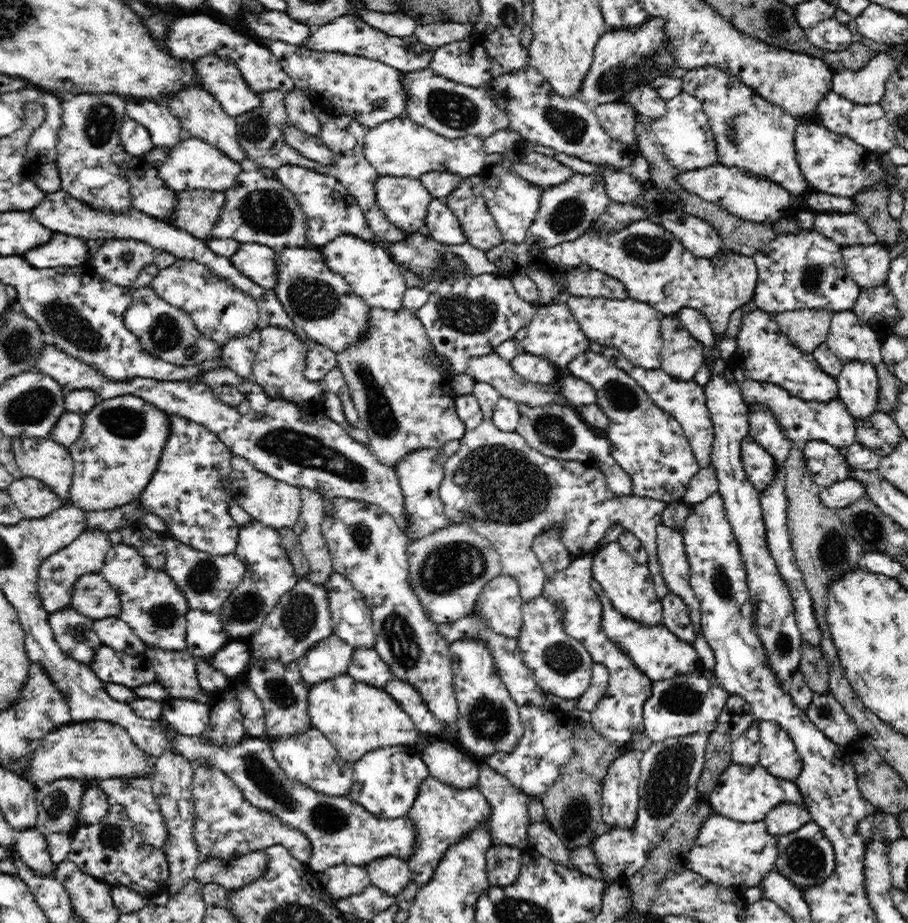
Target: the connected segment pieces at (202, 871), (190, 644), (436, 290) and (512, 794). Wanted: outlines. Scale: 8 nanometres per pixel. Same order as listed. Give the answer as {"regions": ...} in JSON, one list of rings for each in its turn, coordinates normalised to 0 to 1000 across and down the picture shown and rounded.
{"regions":[[[[290,921],[274,923],[250,933],[232,927],[216,939],[214,952],[225,959],[236,957],[252,964],[262,963],[287,952],[295,935],[294,925]]],[[[208,660],[205,664],[205,705],[213,712],[233,711],[252,691],[240,664]]],[[[545,297],[491,300],[474,314],[471,328],[454,338],[467,352],[479,384],[488,388],[496,407],[511,405],[520,386],[542,384],[550,373],[566,367],[573,355],[586,349],[591,336],[570,321],[562,302]]],[[[537,827],[528,830],[528,845],[525,855],[531,859],[543,875],[539,888],[542,915],[559,915],[574,921],[585,919],[580,897],[583,895],[581,871],[586,863],[567,854],[556,841],[548,839]]]]}

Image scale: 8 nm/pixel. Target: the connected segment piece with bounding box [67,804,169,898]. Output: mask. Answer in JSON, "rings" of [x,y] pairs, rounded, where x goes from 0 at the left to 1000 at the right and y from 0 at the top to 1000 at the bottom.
{"rings":[[[133,871],[121,872],[117,884],[108,893],[86,894],[78,907],[78,920],[74,931],[81,934],[97,949],[123,961],[140,960],[162,973],[183,966],[186,932],[181,923],[170,921],[159,913]]]}

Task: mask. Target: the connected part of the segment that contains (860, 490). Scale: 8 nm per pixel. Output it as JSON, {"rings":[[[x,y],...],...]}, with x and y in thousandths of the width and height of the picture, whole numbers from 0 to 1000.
{"rings":[[[935,516],[932,520],[906,528],[903,534],[905,546],[919,553],[932,550],[943,542],[948,542],[952,538],[954,538],[952,523],[938,518],[938,516]]]}

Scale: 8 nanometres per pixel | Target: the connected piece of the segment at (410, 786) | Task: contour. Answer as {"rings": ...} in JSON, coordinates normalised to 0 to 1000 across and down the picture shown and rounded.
{"rings":[[[456,807],[419,809],[389,827],[388,856],[382,863],[416,886],[443,886],[448,884],[460,852],[471,840],[472,834]]]}

